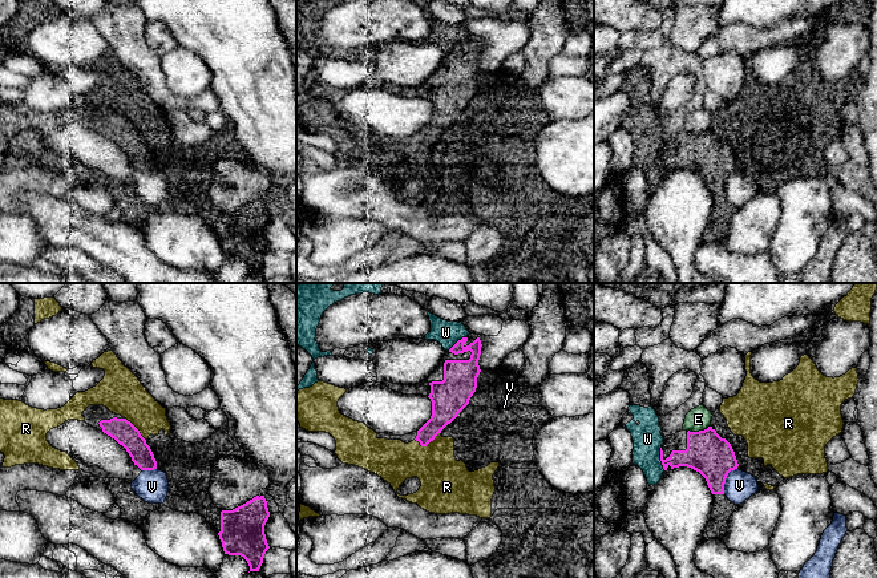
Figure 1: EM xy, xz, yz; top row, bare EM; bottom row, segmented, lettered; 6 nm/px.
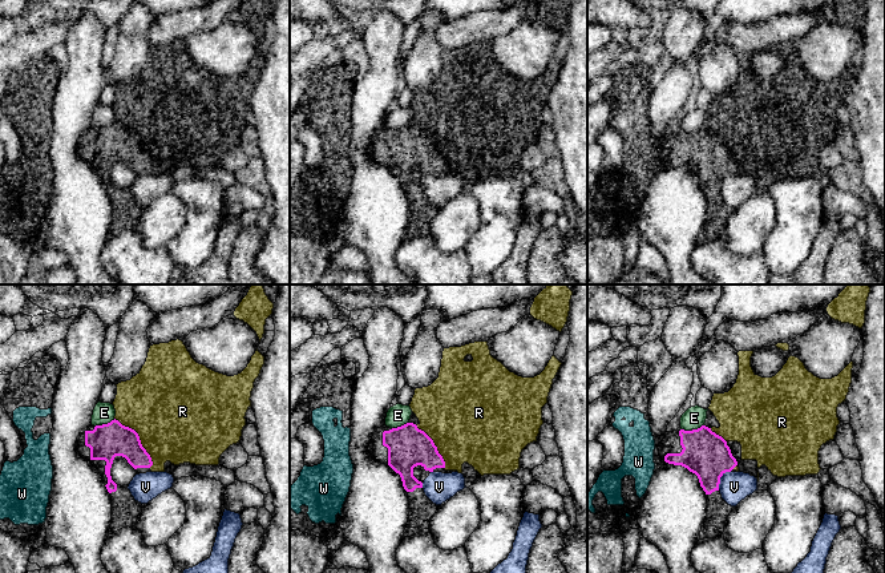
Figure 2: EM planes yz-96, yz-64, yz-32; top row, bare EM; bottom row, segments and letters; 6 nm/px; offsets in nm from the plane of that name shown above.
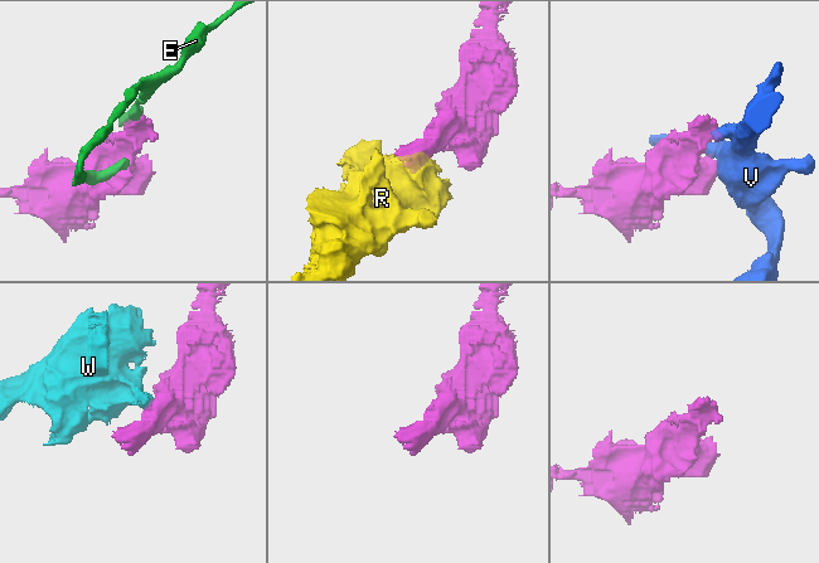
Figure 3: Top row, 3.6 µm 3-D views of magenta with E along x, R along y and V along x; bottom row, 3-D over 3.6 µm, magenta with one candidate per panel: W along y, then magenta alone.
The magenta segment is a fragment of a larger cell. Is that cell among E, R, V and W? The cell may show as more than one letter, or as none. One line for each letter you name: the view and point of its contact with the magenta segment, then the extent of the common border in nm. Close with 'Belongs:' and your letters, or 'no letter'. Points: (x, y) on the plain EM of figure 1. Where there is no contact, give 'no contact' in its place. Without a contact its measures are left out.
R: xz (427, 146) | 170 nm
Belongs: R

